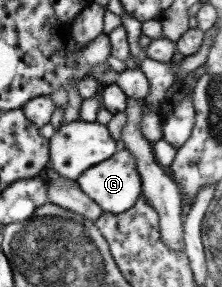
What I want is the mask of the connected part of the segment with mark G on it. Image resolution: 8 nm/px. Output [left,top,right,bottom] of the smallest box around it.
[74,149,141,215]

